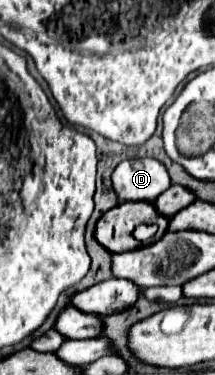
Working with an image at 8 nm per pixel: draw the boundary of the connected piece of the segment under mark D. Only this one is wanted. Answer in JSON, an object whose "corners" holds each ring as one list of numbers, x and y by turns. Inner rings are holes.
{"corners":[[154,157,122,161,112,173,120,201,156,201,172,185,168,169]]}

